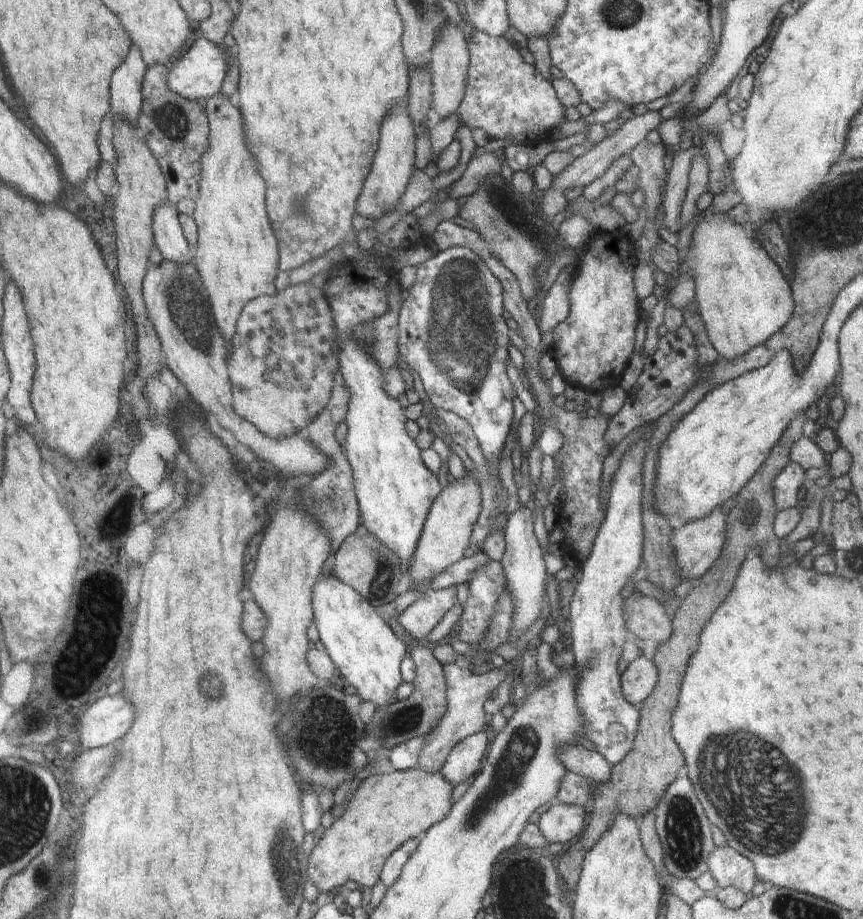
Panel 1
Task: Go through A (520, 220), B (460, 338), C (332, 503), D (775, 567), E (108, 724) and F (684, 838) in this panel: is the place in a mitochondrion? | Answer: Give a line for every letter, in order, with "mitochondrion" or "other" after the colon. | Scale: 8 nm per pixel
A: mitochondrion
B: mitochondrion
C: mitochondrion
D: other
E: other
F: mitochondrion

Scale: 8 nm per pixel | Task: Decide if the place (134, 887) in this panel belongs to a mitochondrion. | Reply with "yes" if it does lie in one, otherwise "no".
no

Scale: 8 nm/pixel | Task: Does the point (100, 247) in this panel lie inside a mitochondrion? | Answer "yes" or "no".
no

